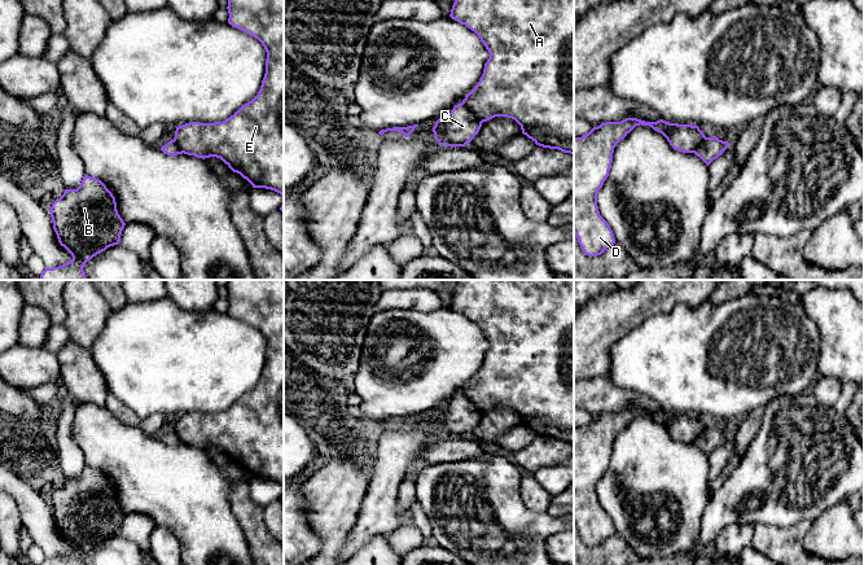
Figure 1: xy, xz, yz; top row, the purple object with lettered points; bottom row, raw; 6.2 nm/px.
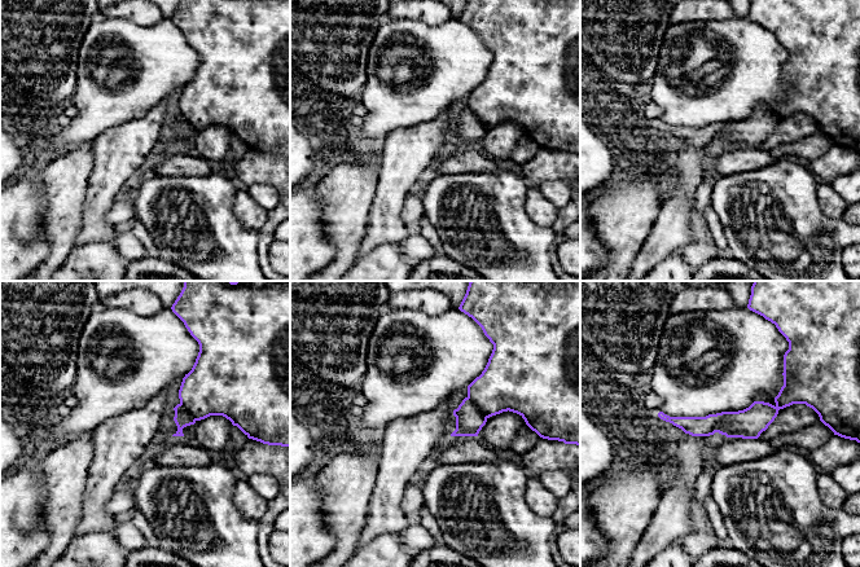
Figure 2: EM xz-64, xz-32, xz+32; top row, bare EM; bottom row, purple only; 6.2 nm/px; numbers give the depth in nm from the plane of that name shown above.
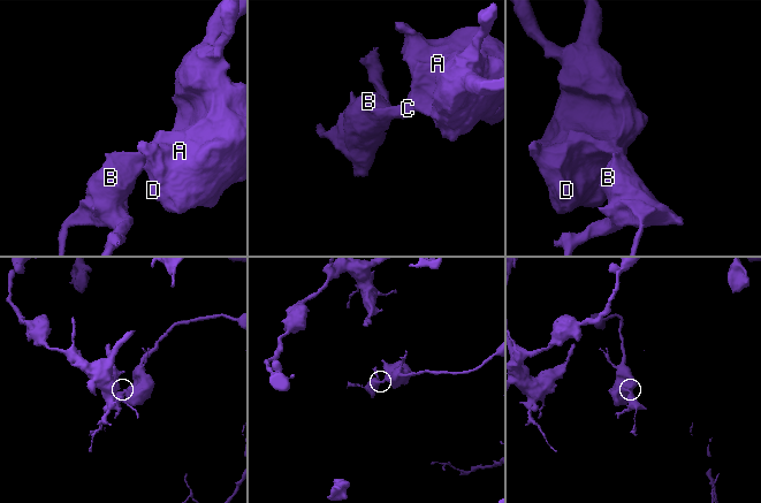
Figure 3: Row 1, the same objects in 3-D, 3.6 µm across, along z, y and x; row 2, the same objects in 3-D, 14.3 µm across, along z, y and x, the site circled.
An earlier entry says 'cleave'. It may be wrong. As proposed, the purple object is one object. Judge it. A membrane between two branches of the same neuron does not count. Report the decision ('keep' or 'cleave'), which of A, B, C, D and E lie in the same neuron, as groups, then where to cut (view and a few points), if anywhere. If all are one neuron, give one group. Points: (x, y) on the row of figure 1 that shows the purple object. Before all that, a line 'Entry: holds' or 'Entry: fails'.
Entry: holds
cleave; A D E / B C; cut in xz along (461, 103), (482, 122)

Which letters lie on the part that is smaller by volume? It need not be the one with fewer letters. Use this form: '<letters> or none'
B, C

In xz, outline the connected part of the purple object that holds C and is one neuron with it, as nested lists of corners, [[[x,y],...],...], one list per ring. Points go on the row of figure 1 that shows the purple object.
[[[457,104],[451,113],[439,118],[433,132],[439,145],[465,146],[478,135],[482,122],[465,105]]]

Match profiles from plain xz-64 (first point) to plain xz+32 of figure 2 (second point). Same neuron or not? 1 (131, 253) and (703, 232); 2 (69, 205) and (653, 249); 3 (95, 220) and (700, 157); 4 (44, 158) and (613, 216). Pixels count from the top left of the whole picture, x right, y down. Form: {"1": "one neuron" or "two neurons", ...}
{"1": "two neurons", "2": "two neurons", "3": "one neuron", "4": "two neurons"}

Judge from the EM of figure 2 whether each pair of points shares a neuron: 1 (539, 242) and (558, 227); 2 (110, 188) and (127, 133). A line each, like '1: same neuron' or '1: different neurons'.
1: different neurons
2: same neuron

